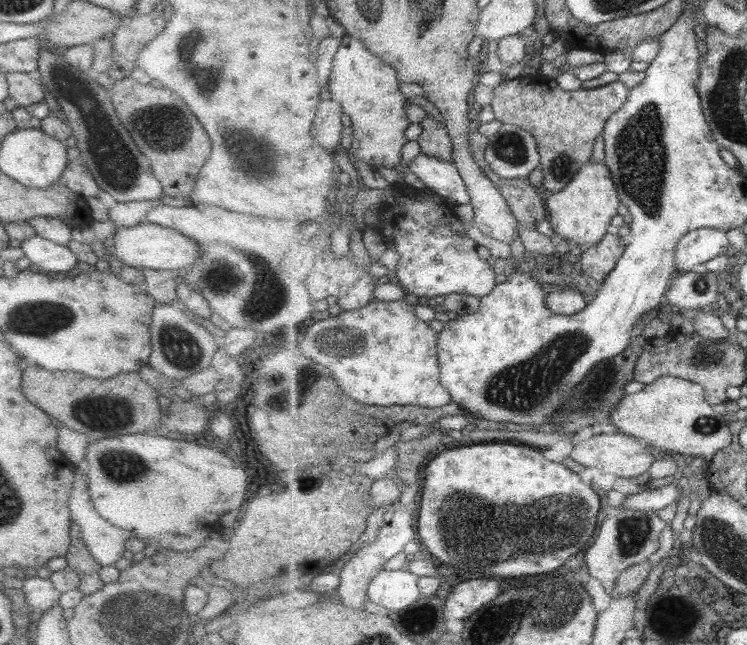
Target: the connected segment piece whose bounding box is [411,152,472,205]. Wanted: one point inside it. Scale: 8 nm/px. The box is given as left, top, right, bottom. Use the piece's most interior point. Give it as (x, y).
(444, 178)

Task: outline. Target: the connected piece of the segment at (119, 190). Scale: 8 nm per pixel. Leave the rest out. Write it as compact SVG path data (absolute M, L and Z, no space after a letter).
M42 45L40 48L40 59L38 64L37 77L42 84L54 95L58 104L66 113L68 124L71 126L73 136L77 140L77 147L80 150L81 162L88 168L95 182L104 192L108 192L117 202L132 202L142 200L156 200L163 194L162 185L155 178L148 157L140 152L140 148L134 144L132 136L128 134L126 127L122 125L113 103L111 94L104 89L95 79L95 75L89 72L80 71L78 68L68 65L63 50L54 50Z

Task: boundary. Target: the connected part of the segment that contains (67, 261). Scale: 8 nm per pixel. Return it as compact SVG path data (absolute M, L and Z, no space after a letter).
M30 236L21 241L21 249L25 256L47 274L66 274L78 264L76 254L67 246L56 244L41 236Z

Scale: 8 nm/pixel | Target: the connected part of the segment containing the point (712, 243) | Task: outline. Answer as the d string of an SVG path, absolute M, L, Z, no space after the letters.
M703 228L692 231L678 245L676 262L679 271L692 271L706 262L722 256L728 252L730 240L726 231L715 228Z

